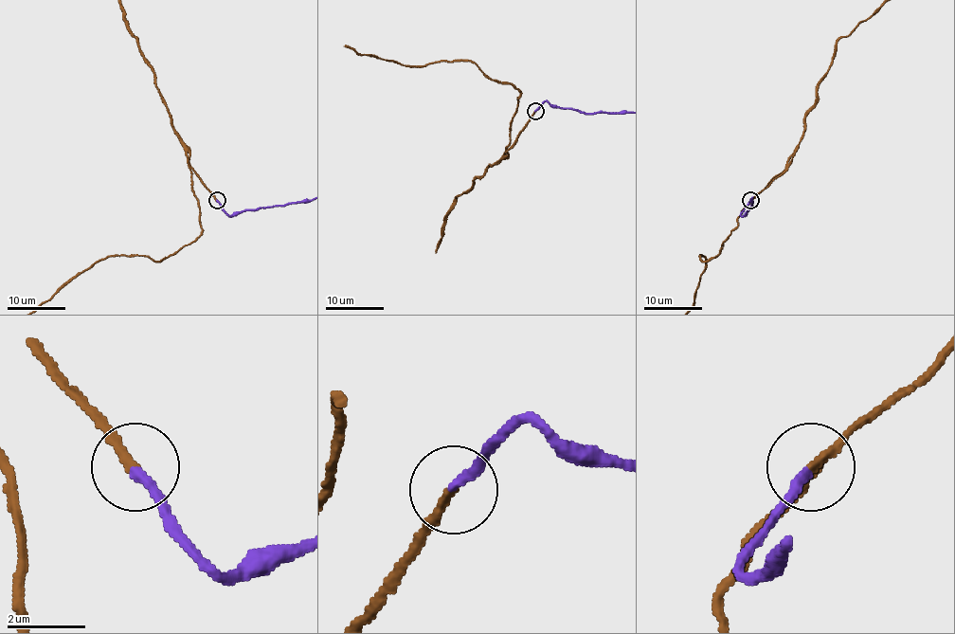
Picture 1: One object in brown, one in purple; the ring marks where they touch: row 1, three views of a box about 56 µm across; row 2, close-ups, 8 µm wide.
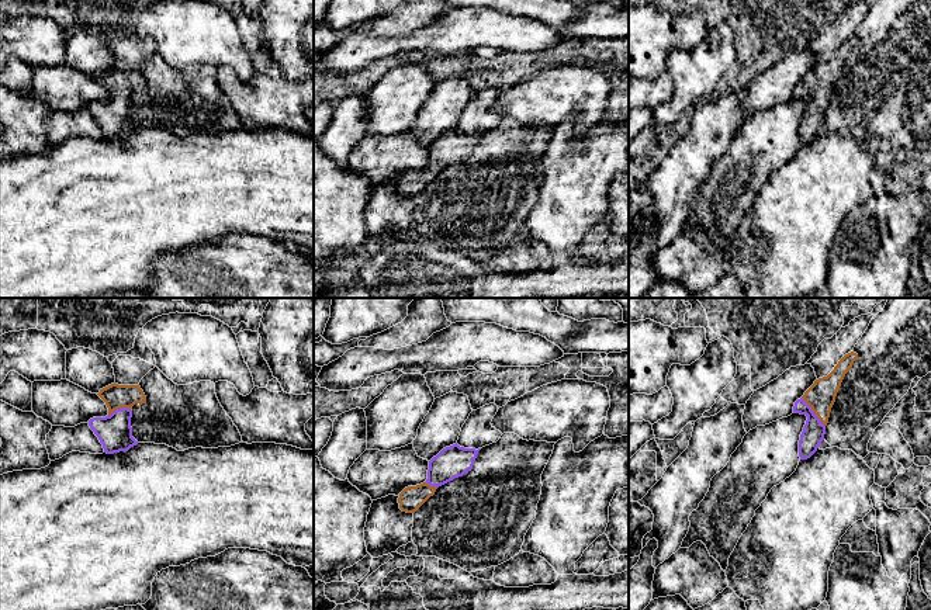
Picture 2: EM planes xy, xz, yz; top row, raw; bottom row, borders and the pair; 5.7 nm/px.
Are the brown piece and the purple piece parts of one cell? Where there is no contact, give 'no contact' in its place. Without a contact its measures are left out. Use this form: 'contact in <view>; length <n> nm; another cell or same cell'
contact in yz; length 220 nm; same cell

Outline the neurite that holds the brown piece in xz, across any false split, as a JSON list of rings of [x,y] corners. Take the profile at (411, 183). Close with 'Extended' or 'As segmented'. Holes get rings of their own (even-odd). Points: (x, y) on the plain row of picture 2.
[[[457,128],[443,134],[429,146],[428,164],[416,171],[405,173],[398,183],[399,194],[406,198],[415,198],[436,174],[454,163],[467,159],[481,134],[464,134]]]. Extended

